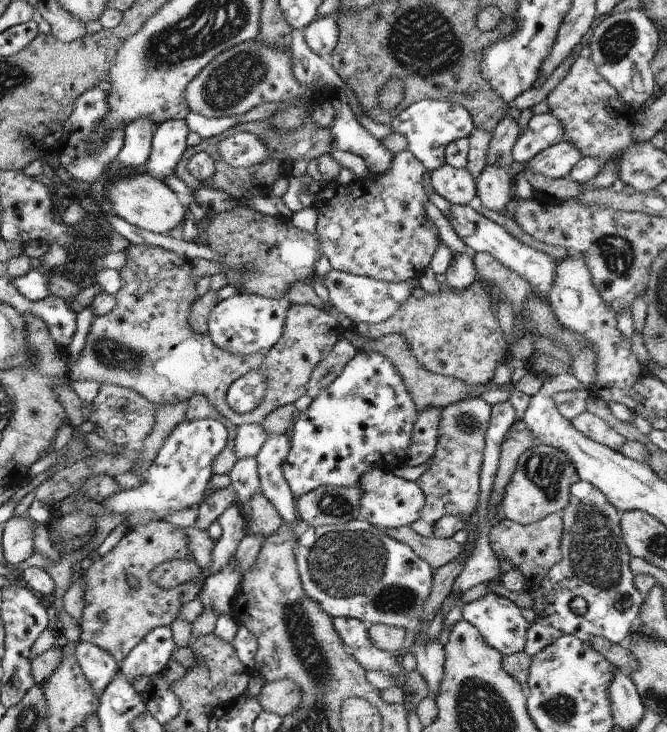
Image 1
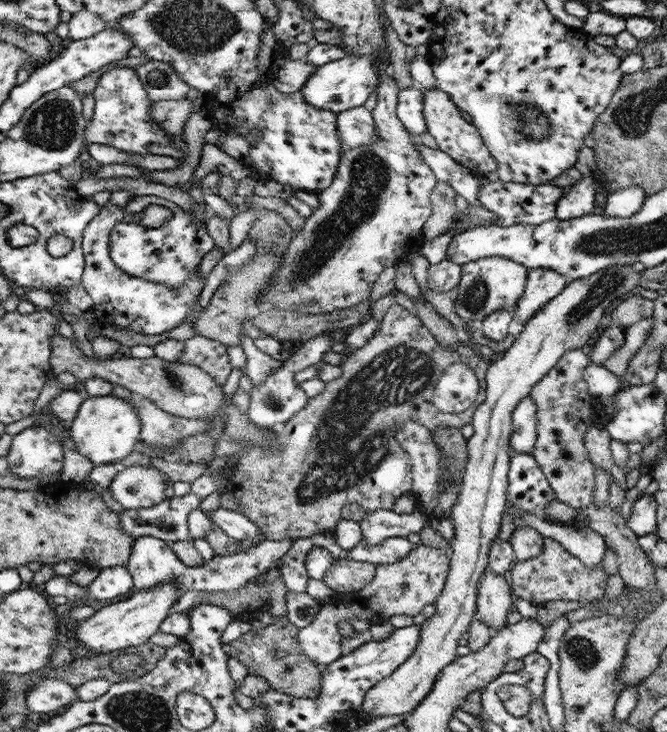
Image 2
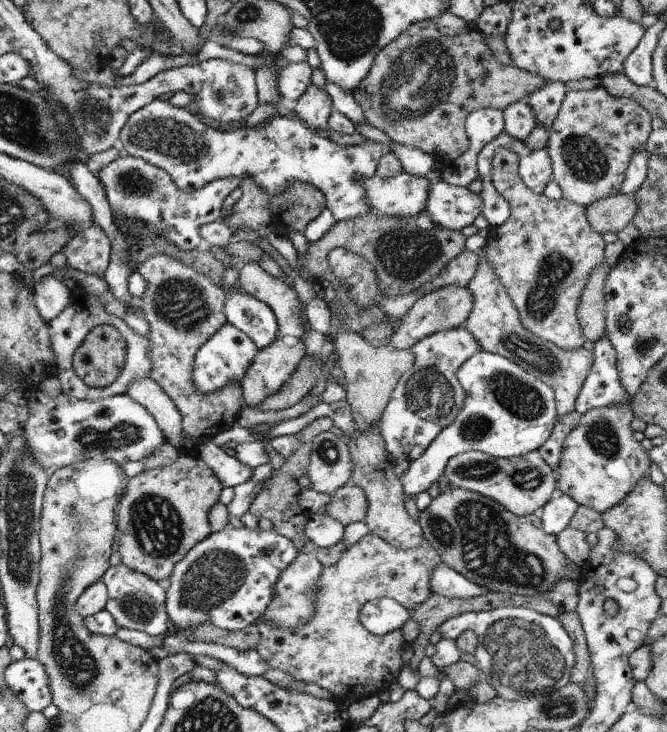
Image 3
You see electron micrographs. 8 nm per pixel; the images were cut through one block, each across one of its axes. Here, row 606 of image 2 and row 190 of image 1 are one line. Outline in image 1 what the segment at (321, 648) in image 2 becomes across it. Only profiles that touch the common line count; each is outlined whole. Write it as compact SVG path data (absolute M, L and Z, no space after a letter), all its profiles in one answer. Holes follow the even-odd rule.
M402 150L402 152L394 154L394 160L392 160L392 164L390 164L388 168L390 168L390 170L384 172L384 174L378 174L378 176L371 175L367 179L357 179L346 186L338 182L322 186L312 207L316 210L316 214L318 214L317 238L321 247L321 253L328 258L331 268L354 275L372 277L376 280L399 283L402 282L402 280L418 278L423 270L426 270L426 266L430 265L432 257L440 242L438 228L436 228L436 224L432 222L432 218L430 218L426 212L426 202L430 202L430 200L426 194L426 188L424 188L424 174L428 172L428 168L426 168L409 150Z

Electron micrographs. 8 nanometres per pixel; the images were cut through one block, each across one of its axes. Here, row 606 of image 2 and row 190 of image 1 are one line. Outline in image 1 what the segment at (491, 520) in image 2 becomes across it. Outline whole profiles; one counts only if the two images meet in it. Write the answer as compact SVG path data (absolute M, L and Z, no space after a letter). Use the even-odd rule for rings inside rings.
M446 162L431 171L432 188L452 205L468 205L477 195L474 176L468 168L460 169Z

